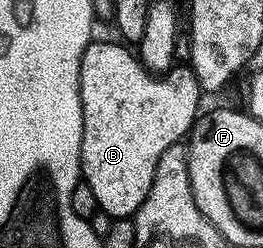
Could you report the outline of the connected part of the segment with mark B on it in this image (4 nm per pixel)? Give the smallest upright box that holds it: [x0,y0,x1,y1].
[80,41,204,218]

